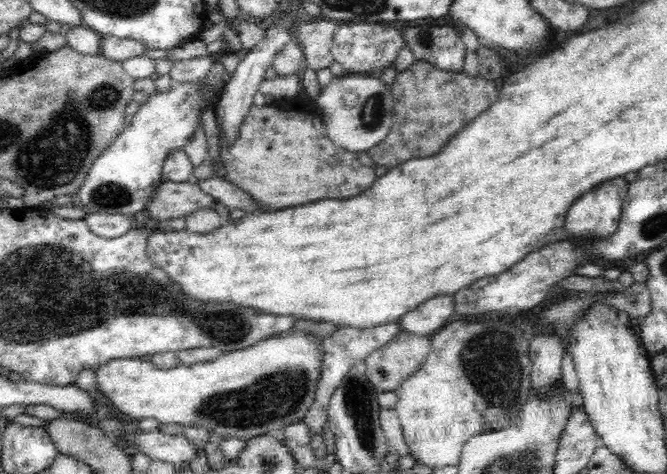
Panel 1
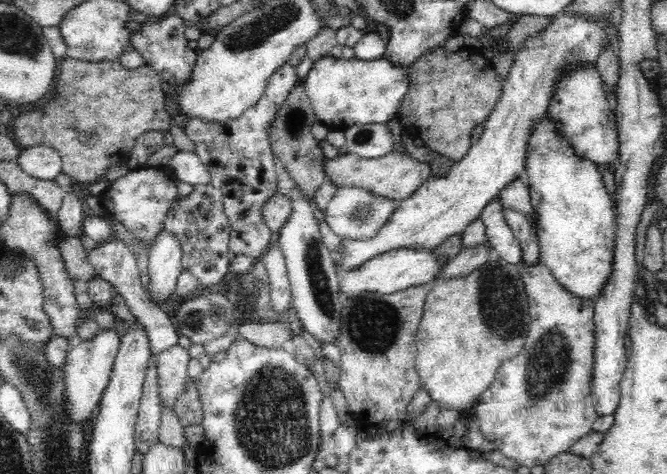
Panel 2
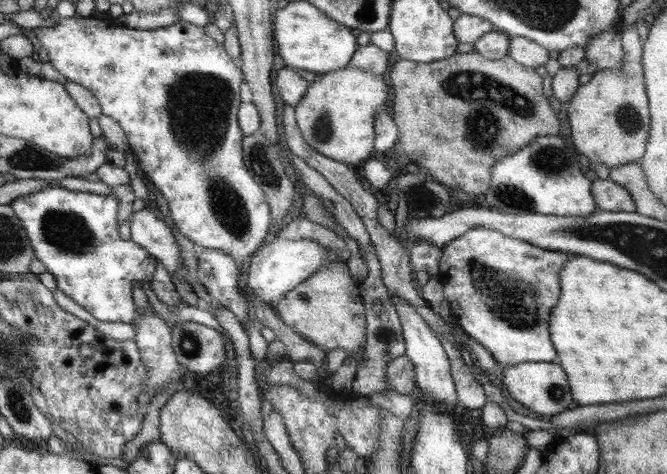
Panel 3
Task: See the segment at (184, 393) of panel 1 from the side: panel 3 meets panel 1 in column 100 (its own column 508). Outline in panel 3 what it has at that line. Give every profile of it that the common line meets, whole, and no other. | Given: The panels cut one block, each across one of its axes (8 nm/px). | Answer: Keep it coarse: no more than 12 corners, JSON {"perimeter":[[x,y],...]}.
{"perimeter":[[558,362],[501,365],[510,396],[544,419],[570,408]]}

